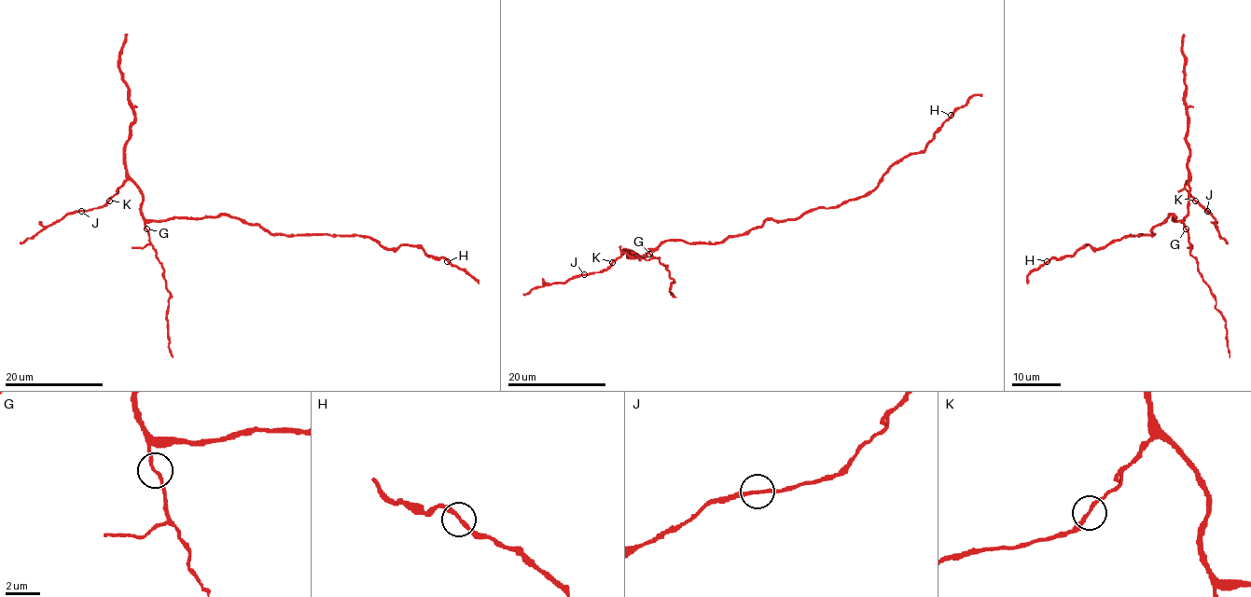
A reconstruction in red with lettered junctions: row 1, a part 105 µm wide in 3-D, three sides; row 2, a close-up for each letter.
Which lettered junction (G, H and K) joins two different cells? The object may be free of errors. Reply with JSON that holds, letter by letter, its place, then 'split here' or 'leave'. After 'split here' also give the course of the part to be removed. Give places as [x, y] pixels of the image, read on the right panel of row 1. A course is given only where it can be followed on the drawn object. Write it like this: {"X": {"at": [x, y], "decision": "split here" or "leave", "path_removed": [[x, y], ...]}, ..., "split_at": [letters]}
{"G": {"at": [1186, 229], "decision": "leave"}, "H": {"at": [1047, 261], "decision": "leave"}, "K": {"at": [1195, 201], "decision": "leave"}, "split_at": []}

